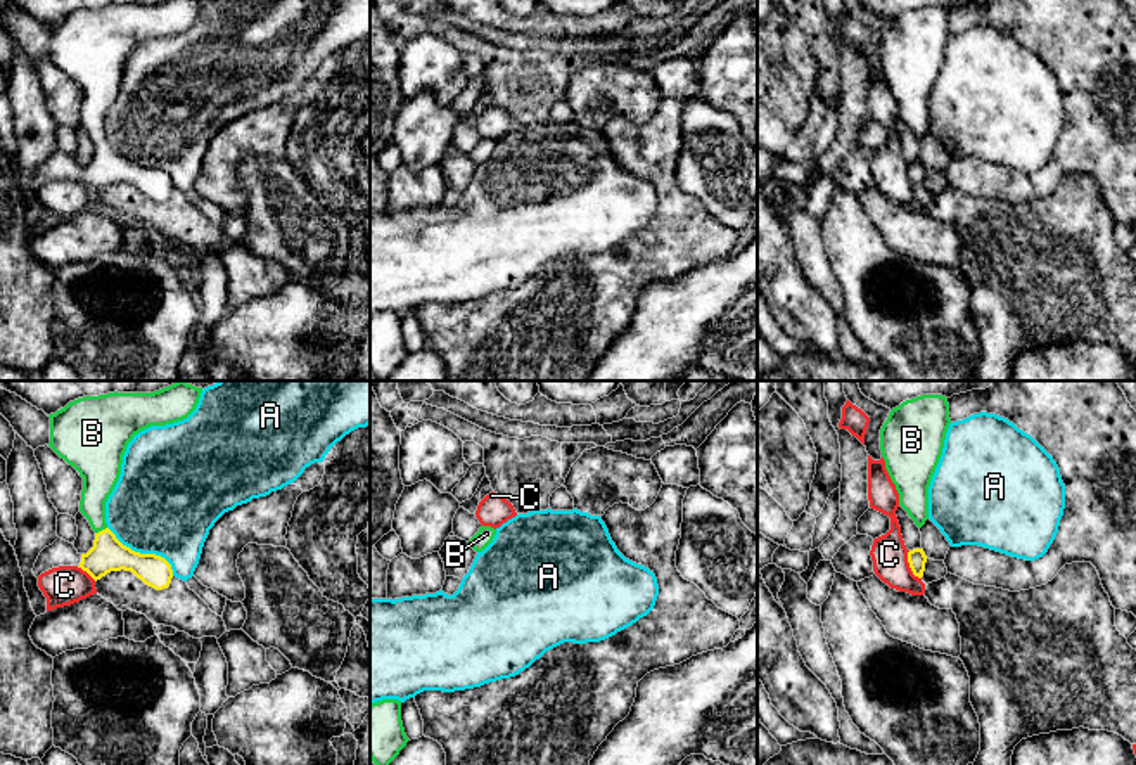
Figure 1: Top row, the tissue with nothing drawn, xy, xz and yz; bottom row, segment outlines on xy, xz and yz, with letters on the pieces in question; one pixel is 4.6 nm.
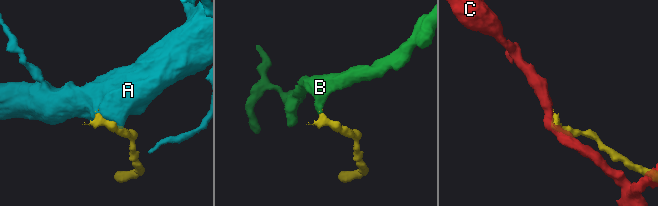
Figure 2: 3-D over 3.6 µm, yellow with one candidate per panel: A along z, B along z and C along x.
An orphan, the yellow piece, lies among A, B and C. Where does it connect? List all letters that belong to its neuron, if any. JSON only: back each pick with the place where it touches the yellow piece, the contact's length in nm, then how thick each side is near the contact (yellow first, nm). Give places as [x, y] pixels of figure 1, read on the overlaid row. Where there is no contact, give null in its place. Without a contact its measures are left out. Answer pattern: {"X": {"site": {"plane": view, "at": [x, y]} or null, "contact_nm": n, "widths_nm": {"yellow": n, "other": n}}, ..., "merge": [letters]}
{"B": {"site": {"plane": "xy", "at": [102, 530]}, "contact_nm": 70, "widths_nm": {"yellow": 160, "other": 160}}, "merge": ["B"]}

